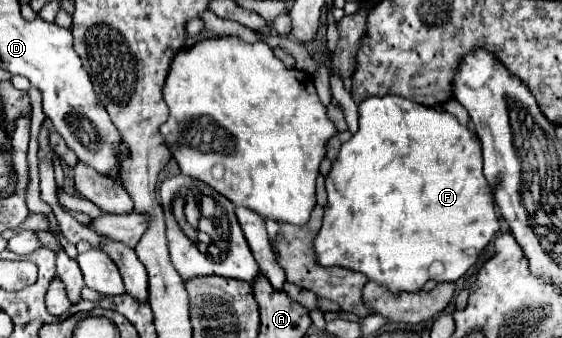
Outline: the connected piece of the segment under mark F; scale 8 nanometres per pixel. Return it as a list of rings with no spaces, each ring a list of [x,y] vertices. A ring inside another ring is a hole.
[[[397,95],[371,97],[371,99],[365,99],[365,101],[359,103],[359,131],[347,143],[343,143],[339,157],[333,163],[333,169],[325,179],[325,187],[327,187],[329,201],[327,201],[327,207],[325,207],[321,231],[315,237],[317,261],[323,267],[345,267],[345,269],[351,269],[351,271],[359,271],[359,273],[367,275],[369,279],[389,287],[393,293],[397,293],[397,289],[419,291],[429,279],[435,281],[435,283],[445,283],[445,281],[453,283],[453,281],[461,279],[473,265],[477,265],[479,255],[483,253],[487,243],[501,229],[501,221],[499,221],[499,215],[495,211],[493,187],[483,177],[483,157],[481,157],[481,143],[479,143],[477,135],[469,127],[461,125],[447,111],[435,111],[431,107],[417,105],[417,103],[413,103],[405,97],[397,97]]]

